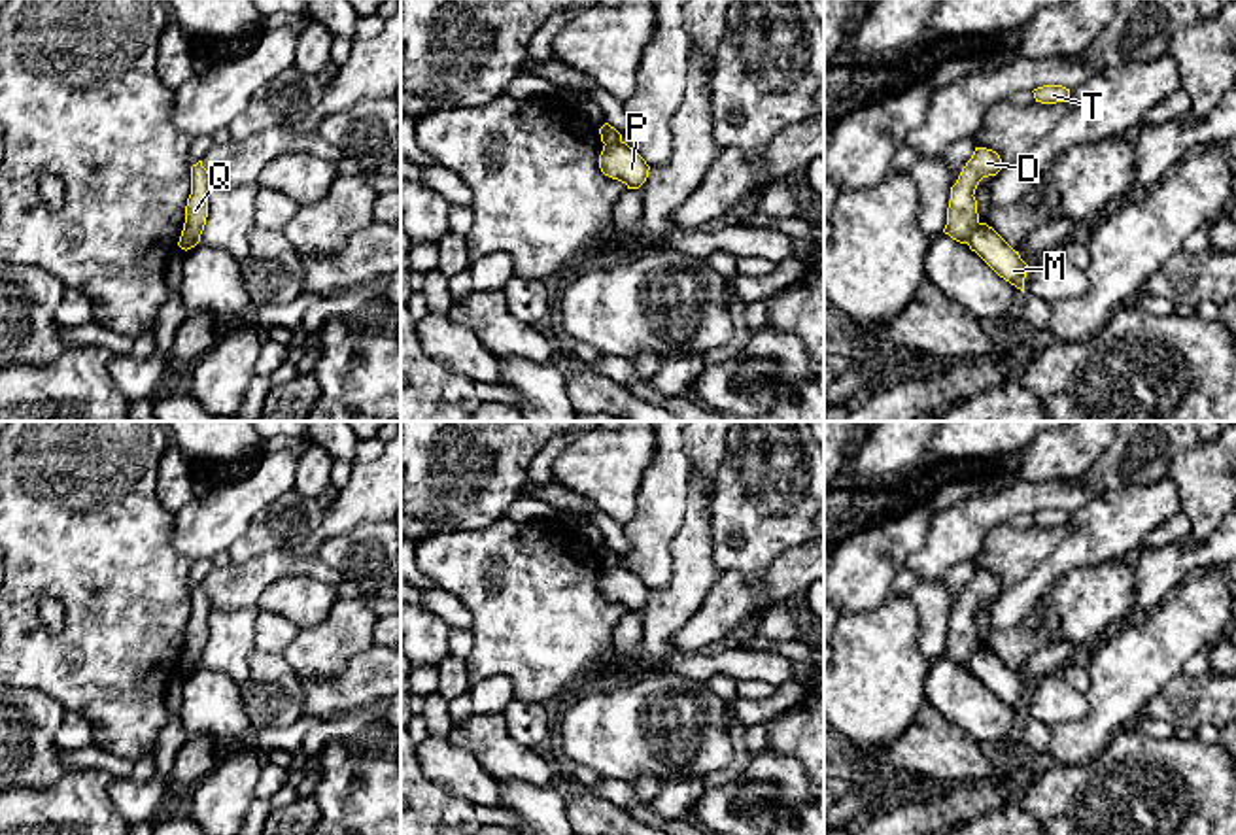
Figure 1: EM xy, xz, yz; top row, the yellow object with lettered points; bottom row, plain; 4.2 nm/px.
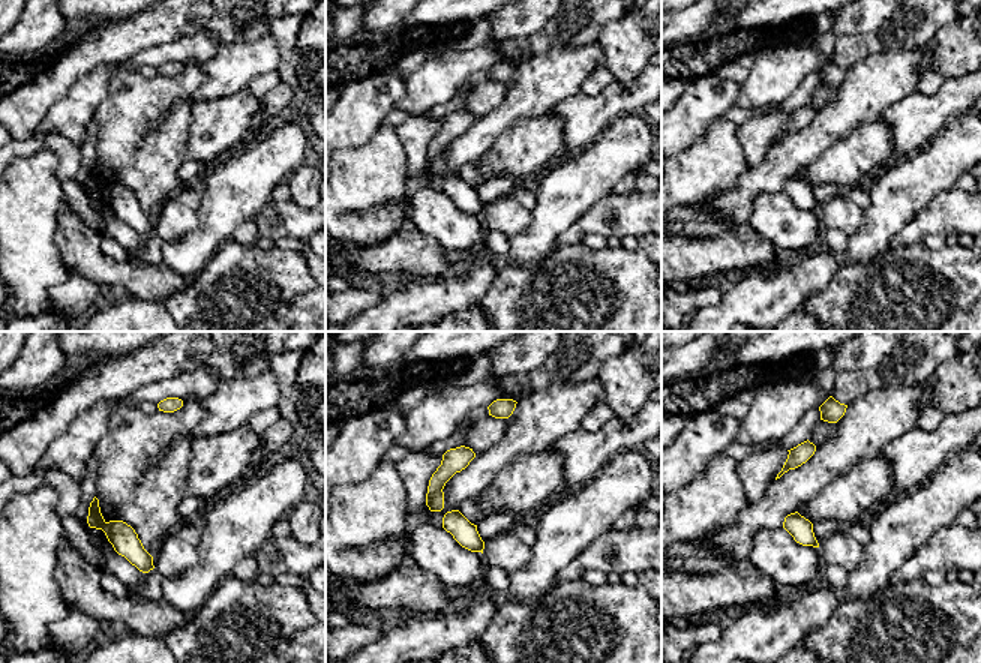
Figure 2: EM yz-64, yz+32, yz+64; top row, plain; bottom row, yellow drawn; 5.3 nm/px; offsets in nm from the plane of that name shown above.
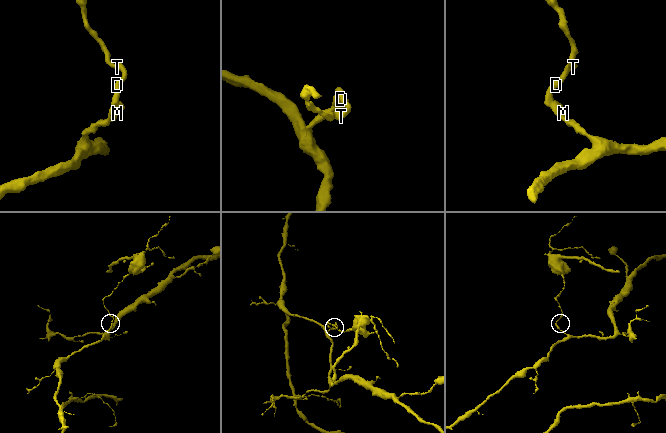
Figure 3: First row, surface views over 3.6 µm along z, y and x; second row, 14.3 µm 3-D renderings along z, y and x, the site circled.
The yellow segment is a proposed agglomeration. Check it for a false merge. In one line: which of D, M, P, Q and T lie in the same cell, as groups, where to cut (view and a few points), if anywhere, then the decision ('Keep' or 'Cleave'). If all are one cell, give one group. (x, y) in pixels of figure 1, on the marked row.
Groups: D Q T / M P. Split along yz (979, 223), (964, 242). Cleave

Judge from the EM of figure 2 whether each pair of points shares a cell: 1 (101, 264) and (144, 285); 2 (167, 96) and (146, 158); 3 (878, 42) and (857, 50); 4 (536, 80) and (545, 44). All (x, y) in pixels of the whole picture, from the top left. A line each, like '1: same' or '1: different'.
1: same
2: same
3: same
4: different

